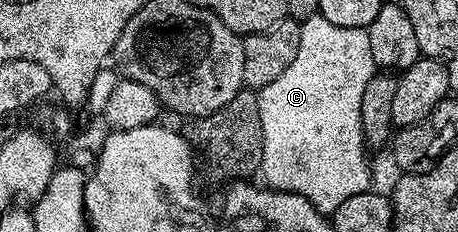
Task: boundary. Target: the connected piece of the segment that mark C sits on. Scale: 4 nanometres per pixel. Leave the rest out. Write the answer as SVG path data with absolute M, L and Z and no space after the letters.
M320 16L308 17L300 27L298 55L294 63L258 93L258 111L262 115L262 159L259 172L264 173L267 188L302 195L319 213L331 215L346 199L369 192L372 173L364 154L366 142L362 131L362 91L377 72L370 55L367 29L334 27Z

